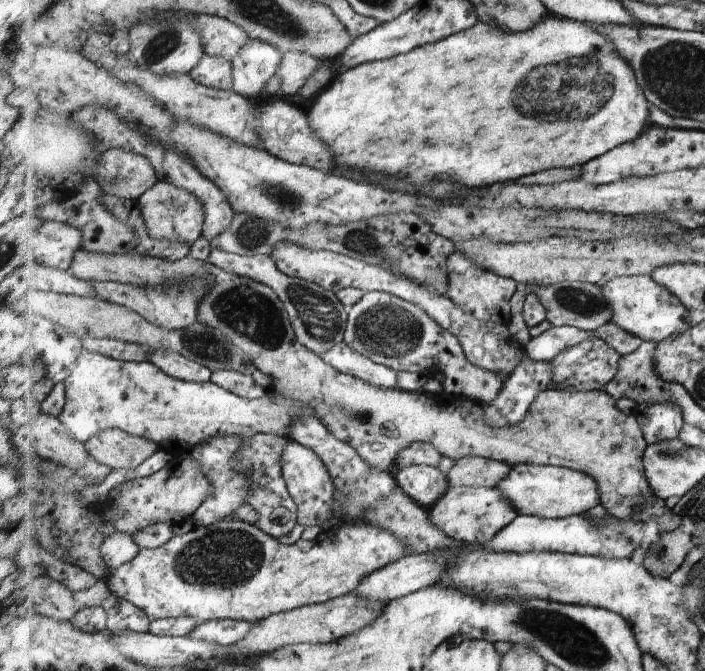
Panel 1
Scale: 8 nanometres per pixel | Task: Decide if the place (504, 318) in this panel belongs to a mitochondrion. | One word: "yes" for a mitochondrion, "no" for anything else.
no

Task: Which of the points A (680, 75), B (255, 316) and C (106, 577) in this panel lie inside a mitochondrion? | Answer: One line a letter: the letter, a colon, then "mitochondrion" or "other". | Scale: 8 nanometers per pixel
A: mitochondrion
B: mitochondrion
C: other

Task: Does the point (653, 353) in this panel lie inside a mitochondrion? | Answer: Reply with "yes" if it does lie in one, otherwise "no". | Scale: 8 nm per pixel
no

